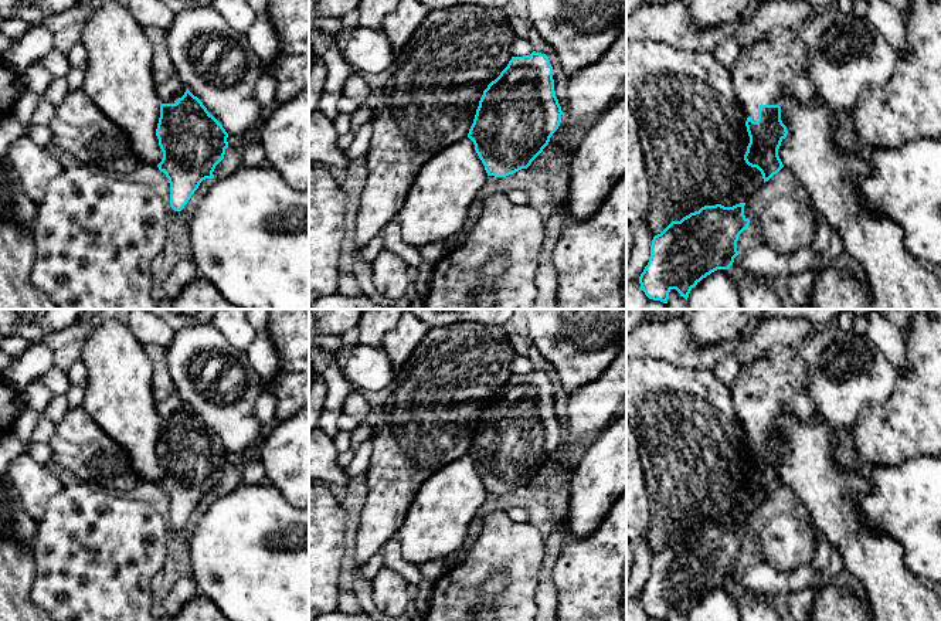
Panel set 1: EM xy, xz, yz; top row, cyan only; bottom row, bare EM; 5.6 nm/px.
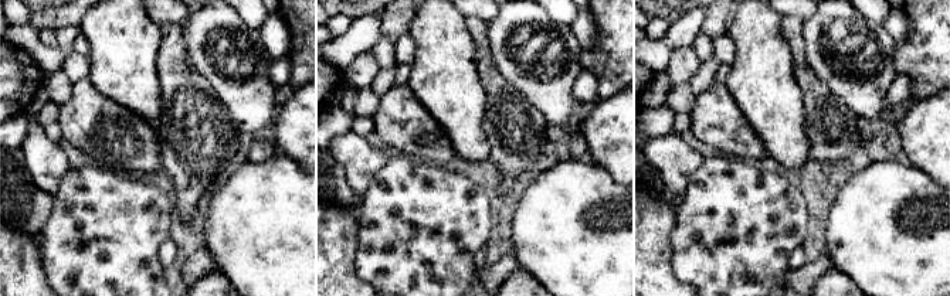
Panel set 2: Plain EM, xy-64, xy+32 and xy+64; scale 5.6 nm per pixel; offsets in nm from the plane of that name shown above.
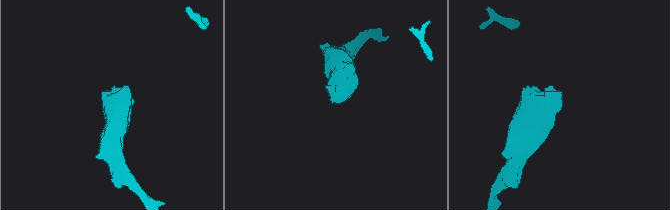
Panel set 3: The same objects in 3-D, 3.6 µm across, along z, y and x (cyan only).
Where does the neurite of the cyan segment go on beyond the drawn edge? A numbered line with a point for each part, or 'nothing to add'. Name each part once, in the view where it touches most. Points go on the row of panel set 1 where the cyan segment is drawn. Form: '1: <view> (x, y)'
1: yz (774, 65)

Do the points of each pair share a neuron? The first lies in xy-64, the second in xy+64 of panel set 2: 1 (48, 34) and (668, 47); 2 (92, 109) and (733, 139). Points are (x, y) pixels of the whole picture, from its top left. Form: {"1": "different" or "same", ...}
{"1": "same", "2": "same"}

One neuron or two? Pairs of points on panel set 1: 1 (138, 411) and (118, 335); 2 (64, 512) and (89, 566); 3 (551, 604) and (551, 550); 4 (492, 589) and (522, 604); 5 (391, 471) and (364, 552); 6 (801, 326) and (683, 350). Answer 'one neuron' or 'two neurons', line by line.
1: one neuron
2: one neuron
3: one neuron
4: two neurons
5: one neuron
6: one neuron

